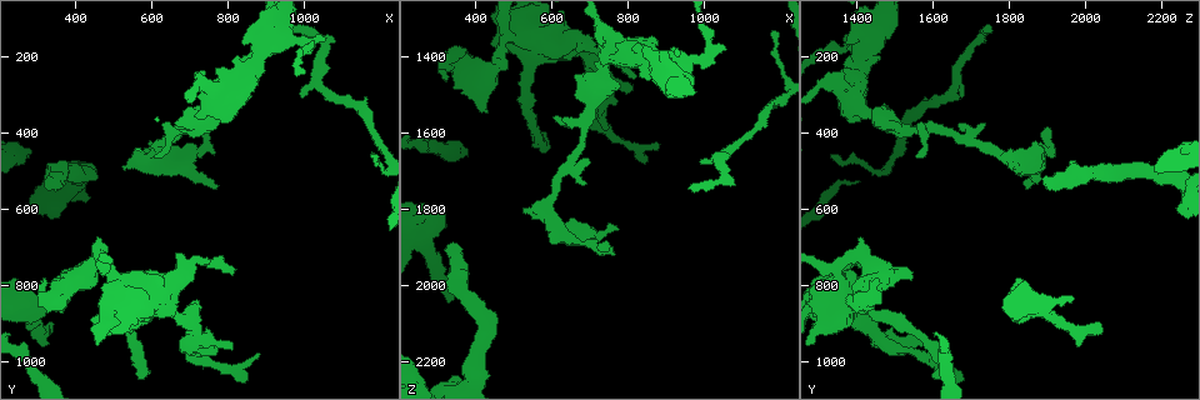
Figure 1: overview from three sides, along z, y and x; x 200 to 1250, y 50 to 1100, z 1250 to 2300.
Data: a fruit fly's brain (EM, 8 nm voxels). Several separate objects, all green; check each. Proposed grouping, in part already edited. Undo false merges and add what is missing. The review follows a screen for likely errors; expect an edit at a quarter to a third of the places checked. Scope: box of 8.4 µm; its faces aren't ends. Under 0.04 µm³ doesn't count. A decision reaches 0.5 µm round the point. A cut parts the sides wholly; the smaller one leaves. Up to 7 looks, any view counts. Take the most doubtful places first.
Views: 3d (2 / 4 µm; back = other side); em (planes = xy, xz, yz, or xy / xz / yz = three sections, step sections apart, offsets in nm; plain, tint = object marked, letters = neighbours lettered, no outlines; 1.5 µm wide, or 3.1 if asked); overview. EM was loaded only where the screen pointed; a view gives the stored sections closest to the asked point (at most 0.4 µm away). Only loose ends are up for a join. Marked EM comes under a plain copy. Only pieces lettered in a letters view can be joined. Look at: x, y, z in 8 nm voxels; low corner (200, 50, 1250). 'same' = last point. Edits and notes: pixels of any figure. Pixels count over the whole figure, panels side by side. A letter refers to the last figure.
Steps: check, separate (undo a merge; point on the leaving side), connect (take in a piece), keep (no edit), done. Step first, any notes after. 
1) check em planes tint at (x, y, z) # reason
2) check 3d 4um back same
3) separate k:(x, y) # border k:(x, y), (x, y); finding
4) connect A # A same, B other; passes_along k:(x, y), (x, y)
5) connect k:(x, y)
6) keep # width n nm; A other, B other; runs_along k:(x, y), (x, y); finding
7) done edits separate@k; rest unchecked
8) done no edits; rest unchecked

check 3d 4um back at (325, 515, 1900) # end of a long branch

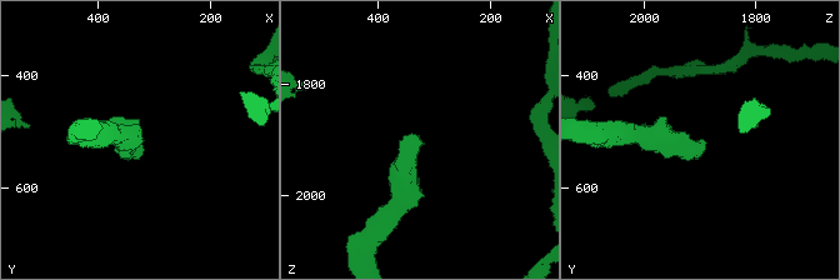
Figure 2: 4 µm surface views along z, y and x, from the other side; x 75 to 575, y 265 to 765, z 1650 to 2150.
check em yz step 8 letters at (335, 515, 1890) # need the tissue

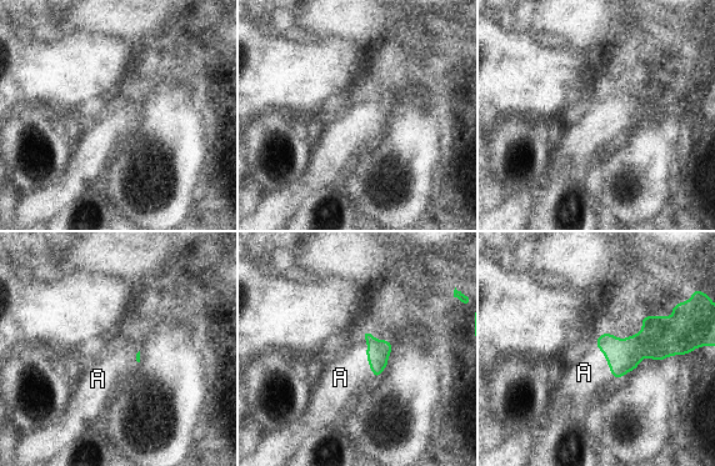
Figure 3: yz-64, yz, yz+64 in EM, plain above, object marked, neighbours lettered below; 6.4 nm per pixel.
check em planes letters same

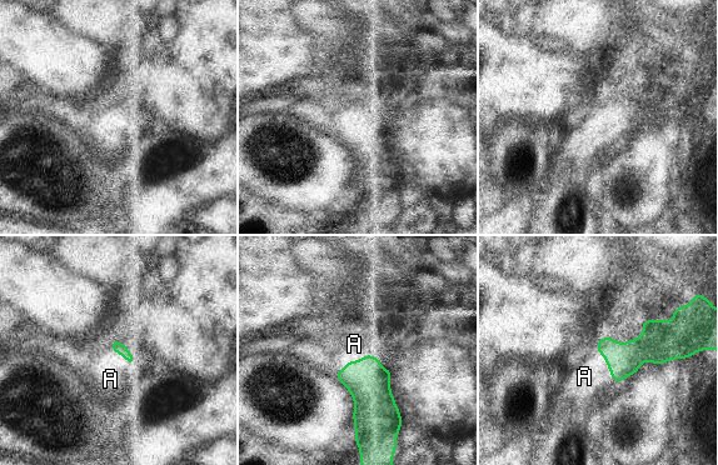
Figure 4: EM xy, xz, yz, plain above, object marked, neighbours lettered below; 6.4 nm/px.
connect A # longest_contact A 260 nm; A same; passes_along 4:(623, 359), (607, 364), (584, 376); it goes on there

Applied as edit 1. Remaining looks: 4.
check em xz step 4 letters at (810, 970, 1480) # free end

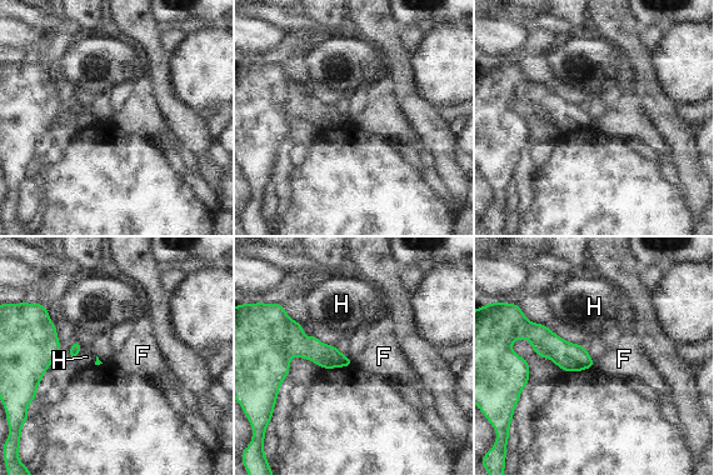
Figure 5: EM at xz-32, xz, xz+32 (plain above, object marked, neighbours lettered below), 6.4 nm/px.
keep # F other, H other; border 5:(81, 345), (74, 359); none of them fits

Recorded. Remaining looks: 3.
check em xy step 8 tint at (485, 750, 1345) # calibre changes

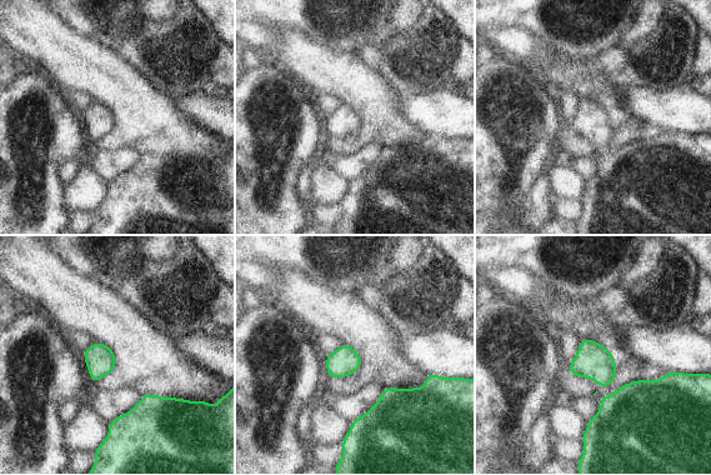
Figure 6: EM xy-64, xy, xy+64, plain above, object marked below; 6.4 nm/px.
check em planes tint same # cut it another way

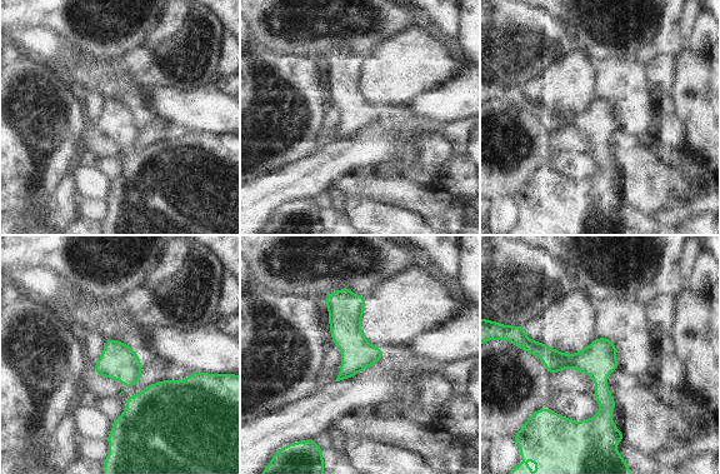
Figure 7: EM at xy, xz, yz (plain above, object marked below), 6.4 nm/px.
check em planes letters same # what lies round it

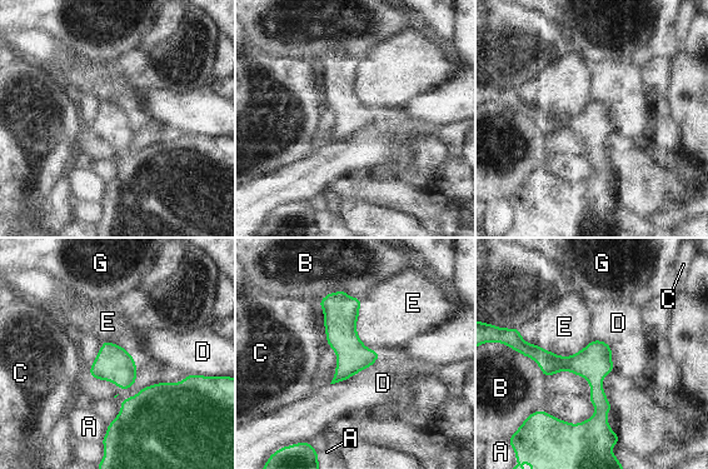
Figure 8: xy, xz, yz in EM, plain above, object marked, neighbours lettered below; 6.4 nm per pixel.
keep # longest_contact E 480 nm; A other, B other, C other, D other, E other, G other; all the same neuron

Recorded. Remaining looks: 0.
done edits connect@4; rest unchecked

